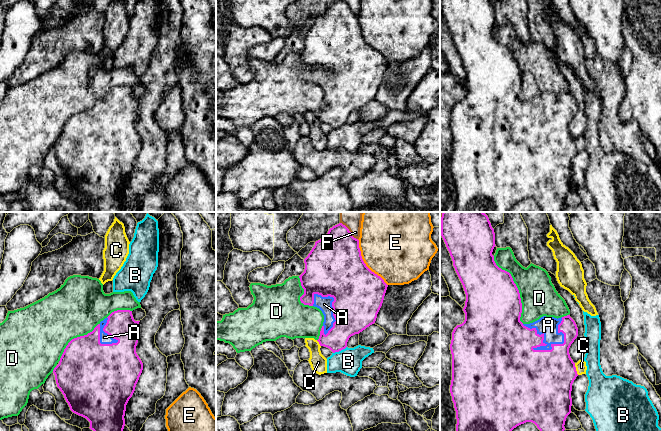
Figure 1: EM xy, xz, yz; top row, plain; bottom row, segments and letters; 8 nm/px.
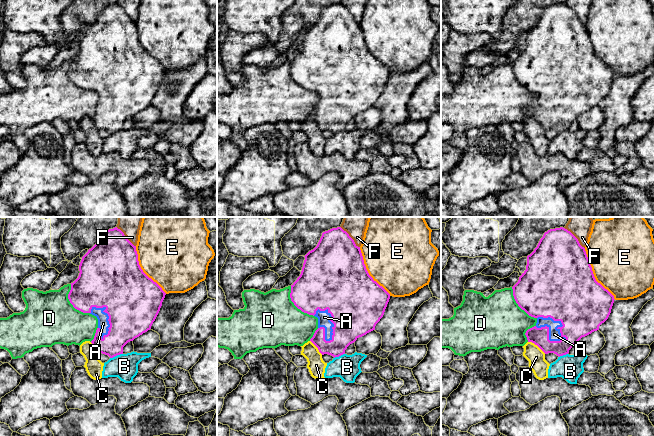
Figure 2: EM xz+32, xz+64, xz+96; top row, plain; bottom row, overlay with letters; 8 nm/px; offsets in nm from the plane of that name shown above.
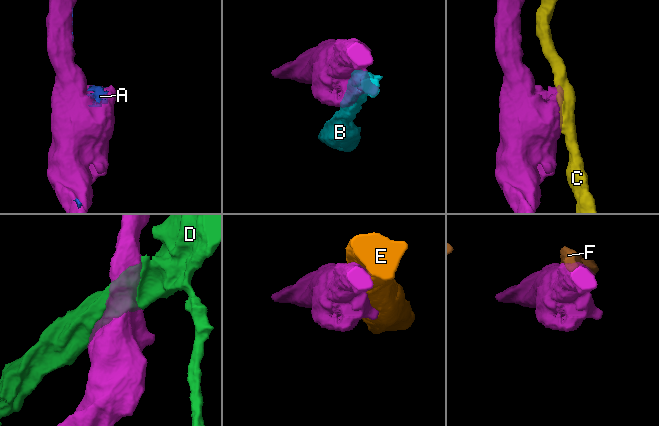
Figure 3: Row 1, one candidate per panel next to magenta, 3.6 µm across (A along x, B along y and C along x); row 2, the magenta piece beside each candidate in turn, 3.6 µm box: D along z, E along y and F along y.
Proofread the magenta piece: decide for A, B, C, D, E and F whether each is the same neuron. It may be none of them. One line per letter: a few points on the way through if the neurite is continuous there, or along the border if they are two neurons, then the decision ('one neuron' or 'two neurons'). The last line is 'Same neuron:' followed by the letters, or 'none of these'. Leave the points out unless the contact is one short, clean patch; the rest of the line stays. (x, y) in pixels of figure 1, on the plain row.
A: one neuron
B: along xz (346, 122), (333, 129) | two neurons
C: two neurons
D: two neurons
E: two neurons
F: two neurons
Same neuron: A

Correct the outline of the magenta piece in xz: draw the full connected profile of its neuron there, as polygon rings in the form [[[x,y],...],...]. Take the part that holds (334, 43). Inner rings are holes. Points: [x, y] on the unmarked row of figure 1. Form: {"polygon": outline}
{"polygon": [[[343,0],[333,2],[325,13],[316,17],[304,39],[304,48],[299,52],[304,65],[300,77],[319,84],[324,91],[317,116],[320,122],[329,124],[333,129],[339,128],[347,123],[351,112],[375,99],[388,61],[366,42],[359,16]]]}

